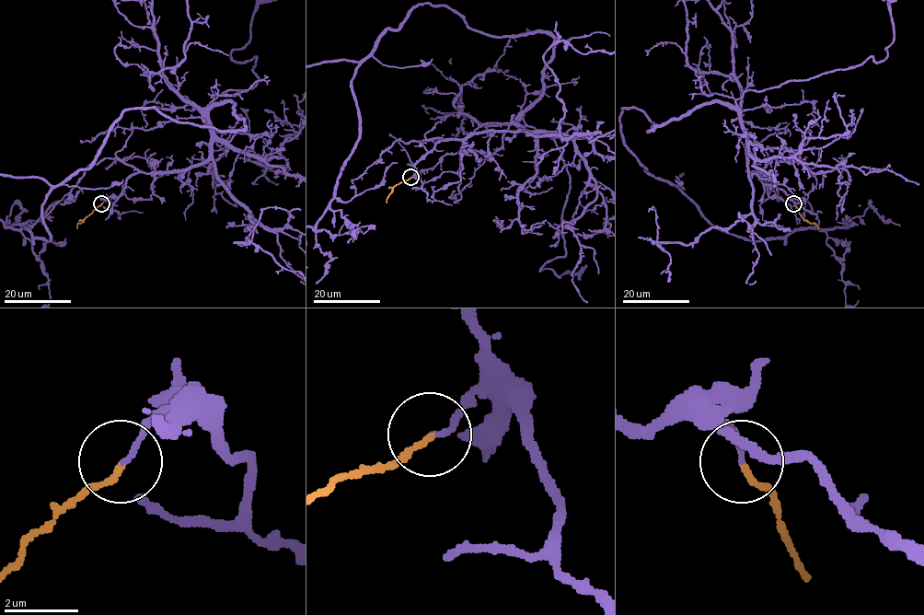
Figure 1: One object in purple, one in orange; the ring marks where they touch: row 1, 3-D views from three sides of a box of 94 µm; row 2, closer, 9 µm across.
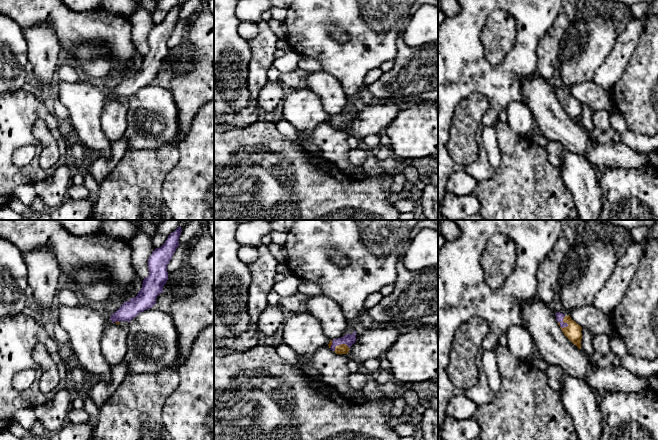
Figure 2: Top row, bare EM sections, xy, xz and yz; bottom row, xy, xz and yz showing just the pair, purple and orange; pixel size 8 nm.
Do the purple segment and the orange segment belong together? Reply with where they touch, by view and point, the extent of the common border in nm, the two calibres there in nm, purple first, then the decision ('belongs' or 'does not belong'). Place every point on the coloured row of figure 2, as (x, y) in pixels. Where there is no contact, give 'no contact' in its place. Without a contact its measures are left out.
contact yz (566, 323); length 110 nm; calibres 60 and 130 nm; belongs

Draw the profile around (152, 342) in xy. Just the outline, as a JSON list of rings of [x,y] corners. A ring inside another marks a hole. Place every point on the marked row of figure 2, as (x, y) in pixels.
[[[150,308],[139,313],[130,321],[126,343],[127,375],[177,367],[178,332],[168,311]]]

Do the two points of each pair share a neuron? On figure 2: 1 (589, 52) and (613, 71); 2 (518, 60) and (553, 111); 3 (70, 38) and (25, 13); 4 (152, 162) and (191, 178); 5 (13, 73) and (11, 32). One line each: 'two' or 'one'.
1: two
2: two
3: one
4: two
5: one

